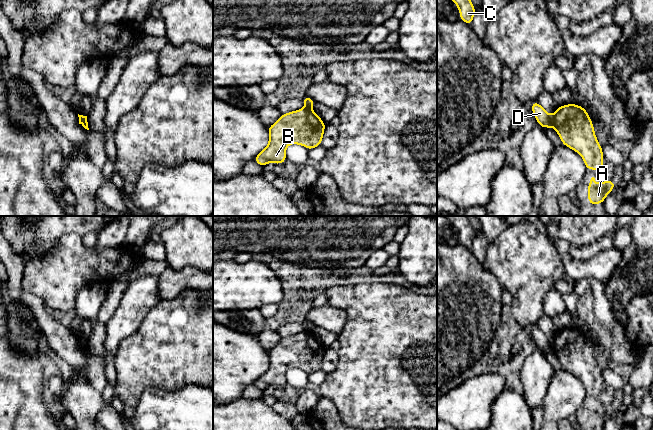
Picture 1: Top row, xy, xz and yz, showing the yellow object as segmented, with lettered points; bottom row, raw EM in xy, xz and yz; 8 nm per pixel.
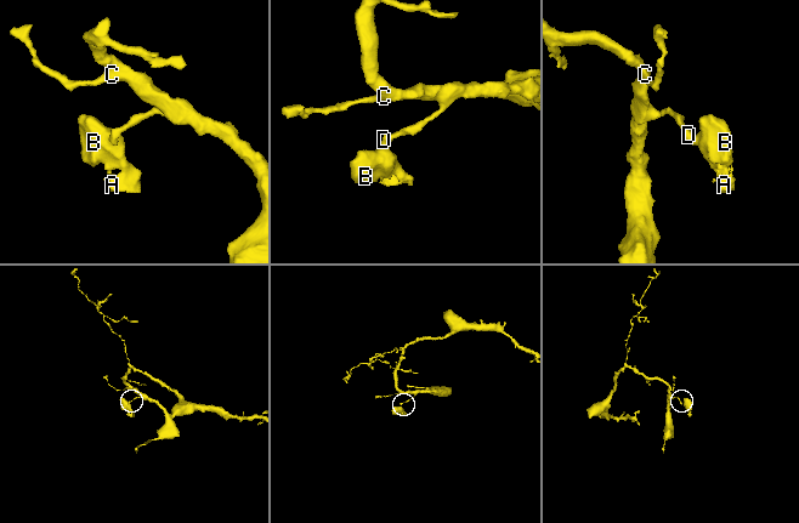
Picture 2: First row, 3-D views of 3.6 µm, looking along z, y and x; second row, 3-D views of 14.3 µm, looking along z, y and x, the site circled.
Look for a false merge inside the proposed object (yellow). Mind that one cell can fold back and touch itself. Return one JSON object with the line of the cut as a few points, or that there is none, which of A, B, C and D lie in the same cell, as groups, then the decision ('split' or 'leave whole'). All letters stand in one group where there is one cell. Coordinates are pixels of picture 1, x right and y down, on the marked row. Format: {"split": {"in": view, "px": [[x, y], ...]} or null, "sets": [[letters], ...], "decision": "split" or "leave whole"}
{"split": {"in": "yz", "px": [[551, 116], [553, 125]]}, "sets": [["A", "B"], ["C", "D"]], "decision": "split"}

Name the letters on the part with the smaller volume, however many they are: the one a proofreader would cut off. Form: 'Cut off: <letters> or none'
Cut off: A, B

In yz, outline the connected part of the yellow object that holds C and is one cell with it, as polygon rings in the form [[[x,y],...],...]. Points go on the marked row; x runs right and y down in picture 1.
[[[452,0],[458,7],[460,19],[468,25],[473,22],[473,17],[476,12],[471,0]]]

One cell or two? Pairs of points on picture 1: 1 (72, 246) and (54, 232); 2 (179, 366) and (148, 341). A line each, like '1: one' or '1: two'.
1: two
2: one

